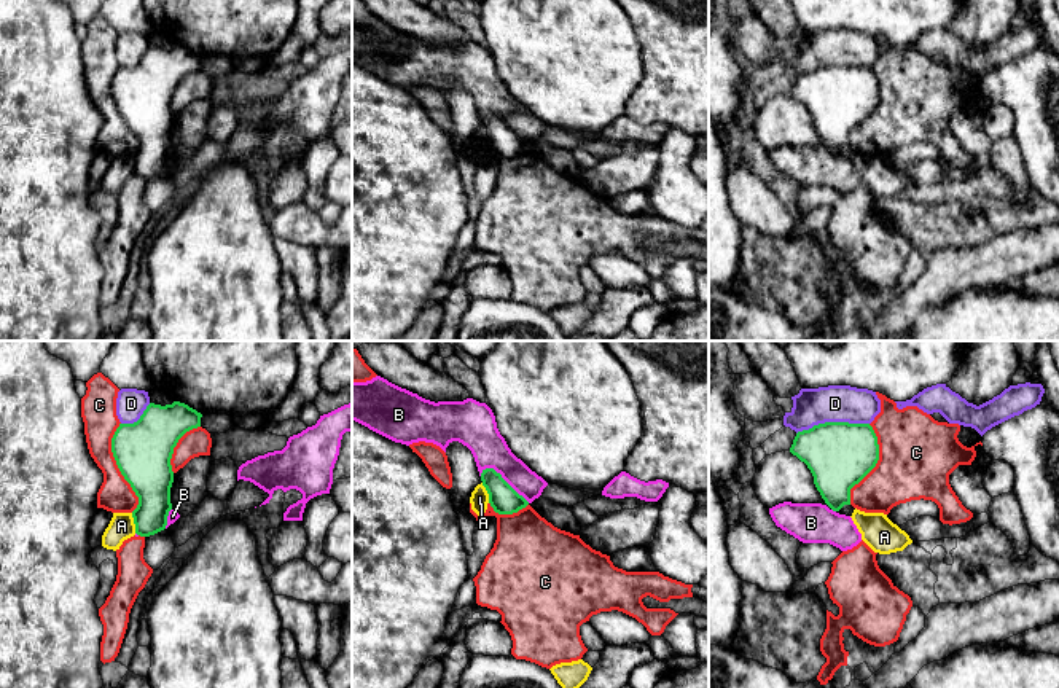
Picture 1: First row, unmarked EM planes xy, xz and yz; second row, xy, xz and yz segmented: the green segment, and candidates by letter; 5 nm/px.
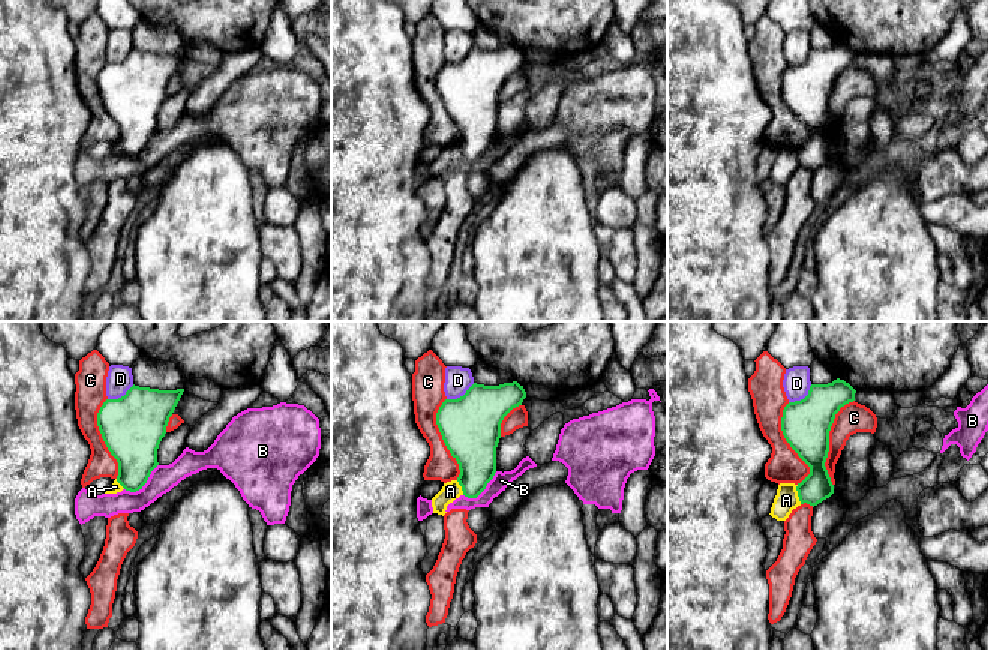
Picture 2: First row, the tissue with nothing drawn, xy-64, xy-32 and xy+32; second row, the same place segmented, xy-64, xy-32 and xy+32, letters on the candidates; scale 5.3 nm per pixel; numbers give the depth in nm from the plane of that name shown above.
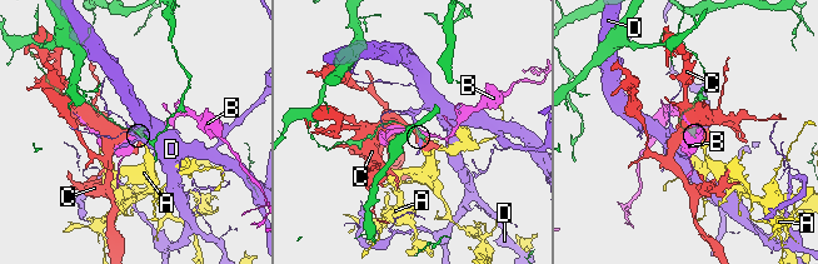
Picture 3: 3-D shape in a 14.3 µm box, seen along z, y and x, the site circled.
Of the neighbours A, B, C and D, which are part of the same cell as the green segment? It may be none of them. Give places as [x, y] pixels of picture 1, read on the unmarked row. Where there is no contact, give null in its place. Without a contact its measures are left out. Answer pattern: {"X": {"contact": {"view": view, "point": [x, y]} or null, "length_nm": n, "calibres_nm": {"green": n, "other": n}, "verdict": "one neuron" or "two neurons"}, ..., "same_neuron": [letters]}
{"A": {"contact": {"view": "xy", "point": [134, 166]}, "length_nm": 110, "calibres_nm": {"green": 220, "other": 130}, "verdict": "two neurons"}, "B": {"contact": {"view": "xz", "point": [504, 123]}, "length_nm": 300, "calibres_nm": {"green": 150, "other": 180}, "verdict": "two neurons"}, "C": {"contact": {"view": "xy", "point": [118, 110]}, "length_nm": 460, "calibres_nm": {"green": 280, "other": 170}, "verdict": "two neurons"}, "D": {"contact": {"view": "yz", "point": [832, 66]}, "length_nm": 380, "calibres_nm": {"green": 340, "other": 190}, "verdict": "two neurons"}, "same_neuron": []}

